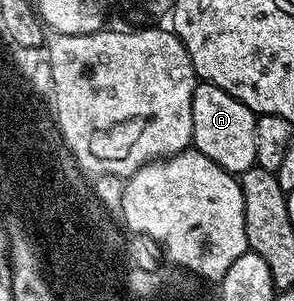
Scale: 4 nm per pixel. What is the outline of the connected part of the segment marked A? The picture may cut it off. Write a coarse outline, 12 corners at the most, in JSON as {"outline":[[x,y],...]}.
{"outline":[[207,83],[192,96],[192,145],[227,173],[256,165],[257,114]]}

